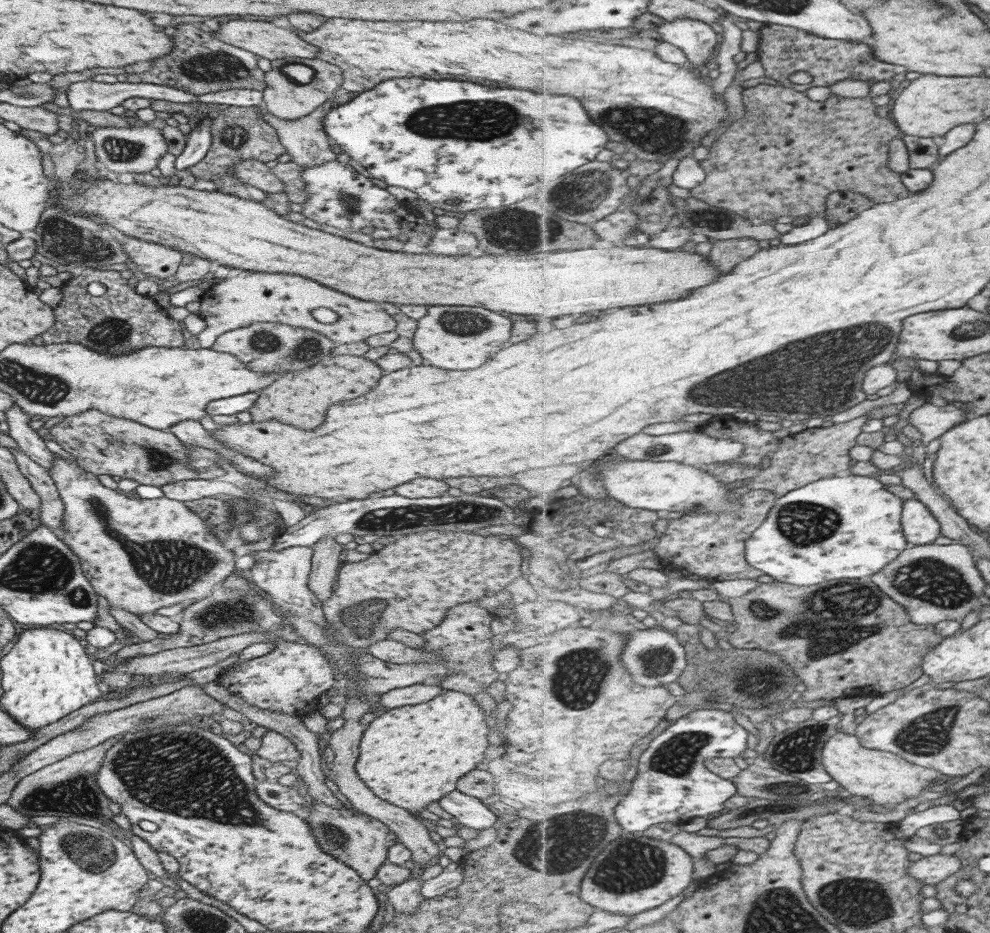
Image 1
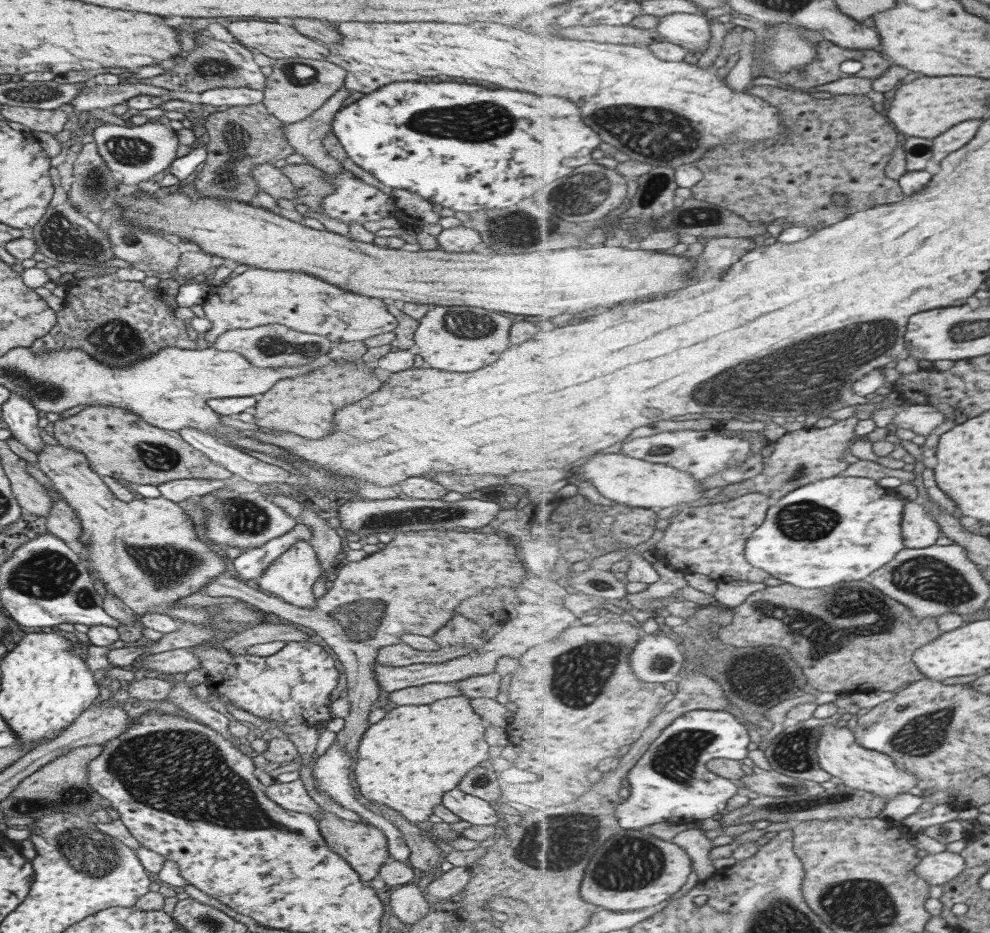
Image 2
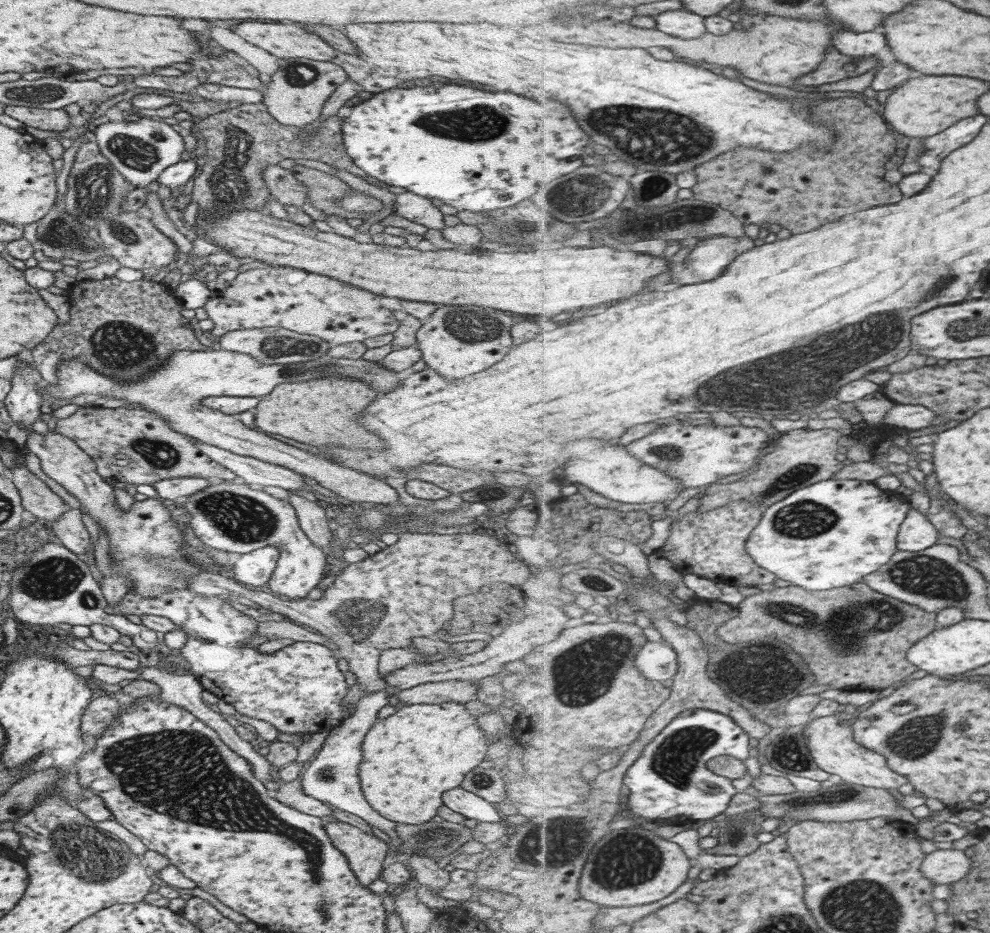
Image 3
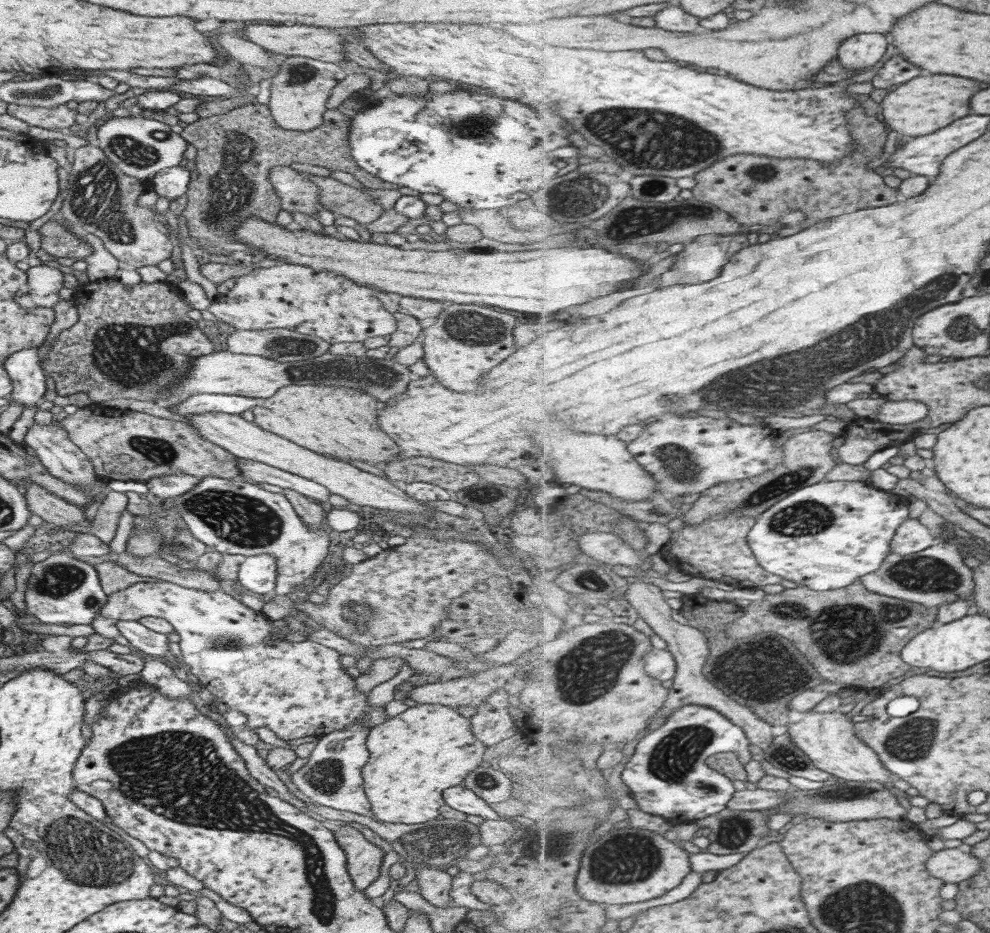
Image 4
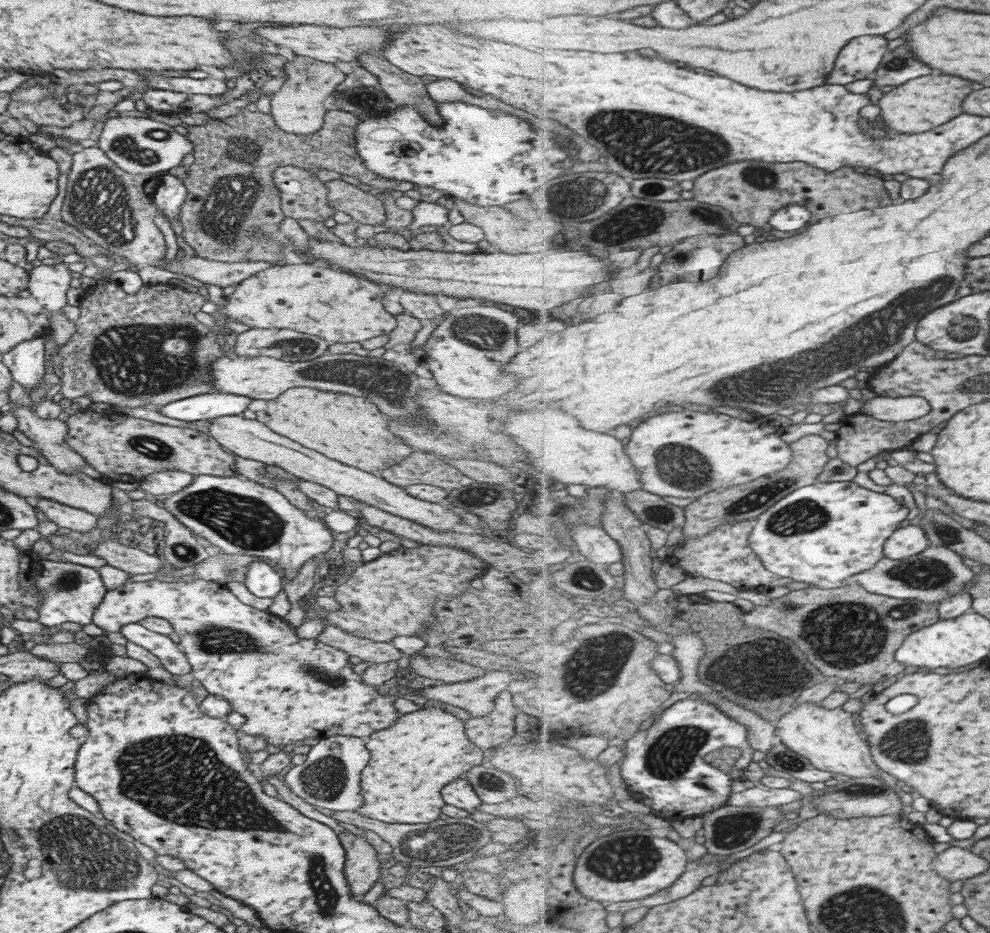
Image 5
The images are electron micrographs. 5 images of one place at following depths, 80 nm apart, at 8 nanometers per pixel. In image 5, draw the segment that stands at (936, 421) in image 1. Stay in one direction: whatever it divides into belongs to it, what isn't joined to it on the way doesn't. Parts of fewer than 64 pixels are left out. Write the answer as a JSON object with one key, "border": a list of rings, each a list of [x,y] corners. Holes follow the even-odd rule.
{"border":[[[875,397],[862,406],[862,413],[888,422],[913,422],[930,414],[932,407],[922,397]]]}

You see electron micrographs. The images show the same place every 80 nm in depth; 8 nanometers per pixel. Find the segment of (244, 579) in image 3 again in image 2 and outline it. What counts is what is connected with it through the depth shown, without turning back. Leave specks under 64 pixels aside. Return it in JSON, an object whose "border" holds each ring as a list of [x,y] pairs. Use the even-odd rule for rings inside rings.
{"border":[[[297,522],[296,526],[284,535],[268,540],[260,547],[247,549],[229,561],[234,568],[233,575],[243,581],[257,580],[262,570],[265,570],[272,560],[279,559],[282,552],[285,552],[292,544],[298,540],[308,542],[310,532],[311,529],[307,525]]]}

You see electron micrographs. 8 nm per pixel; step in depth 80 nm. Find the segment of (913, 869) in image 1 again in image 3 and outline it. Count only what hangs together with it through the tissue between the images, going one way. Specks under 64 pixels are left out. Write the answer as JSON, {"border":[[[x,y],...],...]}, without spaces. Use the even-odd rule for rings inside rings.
{"border":[[[947,846],[926,856],[922,864],[922,873],[935,885],[951,885],[961,882],[971,872],[971,858],[961,850],[952,850]]]}

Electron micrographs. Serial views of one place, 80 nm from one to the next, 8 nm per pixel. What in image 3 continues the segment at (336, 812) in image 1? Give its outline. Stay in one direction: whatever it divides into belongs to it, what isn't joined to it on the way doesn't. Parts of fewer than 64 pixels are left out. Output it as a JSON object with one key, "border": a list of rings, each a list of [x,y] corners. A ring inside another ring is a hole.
{"border":[[[329,822],[323,826],[331,845],[347,859],[359,886],[366,887],[380,877],[380,870],[388,861],[389,850],[383,840],[376,838],[373,833],[361,832],[359,828]]]}

